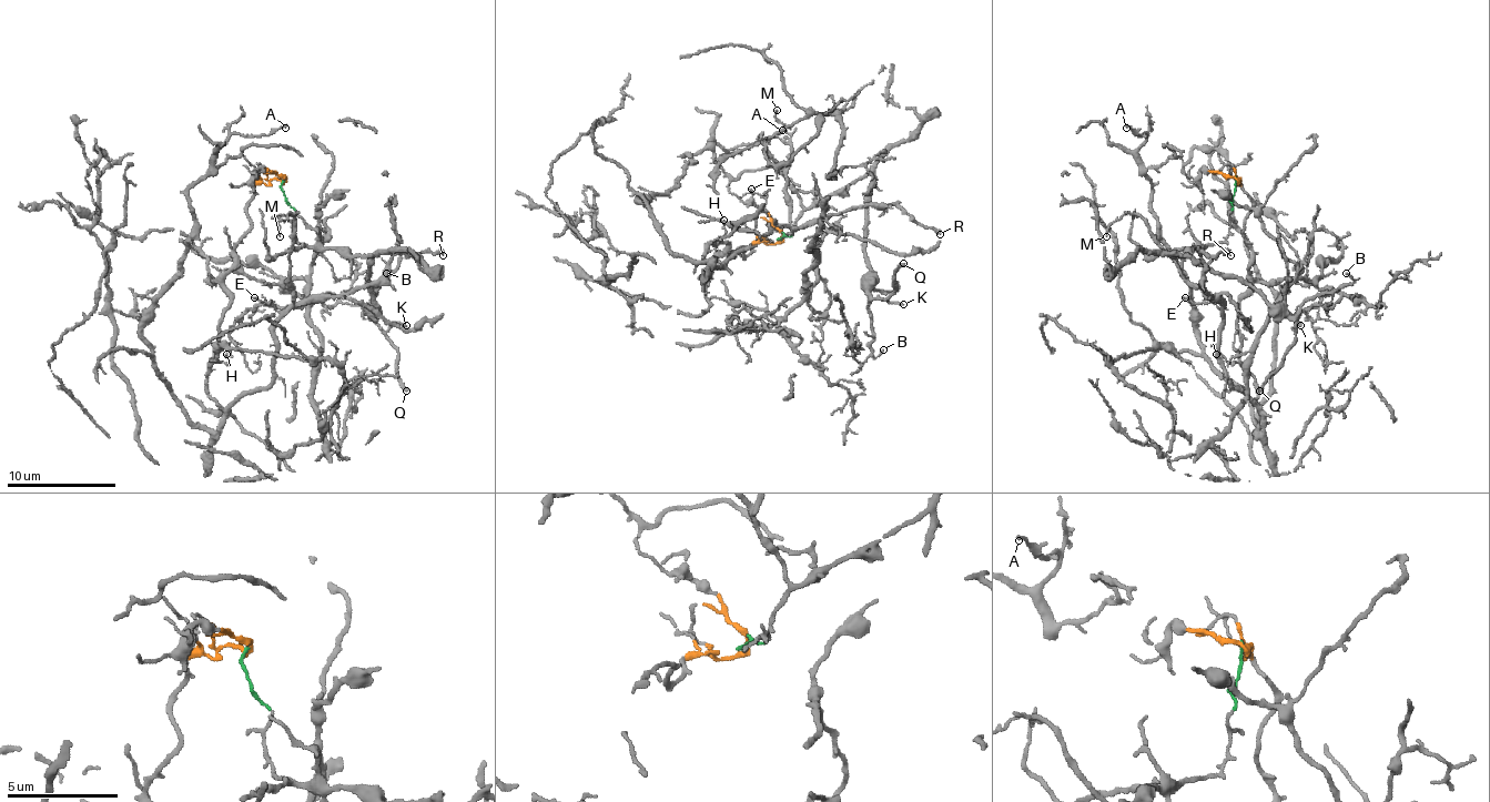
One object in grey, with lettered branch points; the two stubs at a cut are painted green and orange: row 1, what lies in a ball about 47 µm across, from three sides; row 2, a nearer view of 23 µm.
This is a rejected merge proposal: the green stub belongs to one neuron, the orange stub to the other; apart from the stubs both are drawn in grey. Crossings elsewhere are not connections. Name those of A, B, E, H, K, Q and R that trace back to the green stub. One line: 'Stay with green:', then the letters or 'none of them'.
Stay with green: B, K, Q

